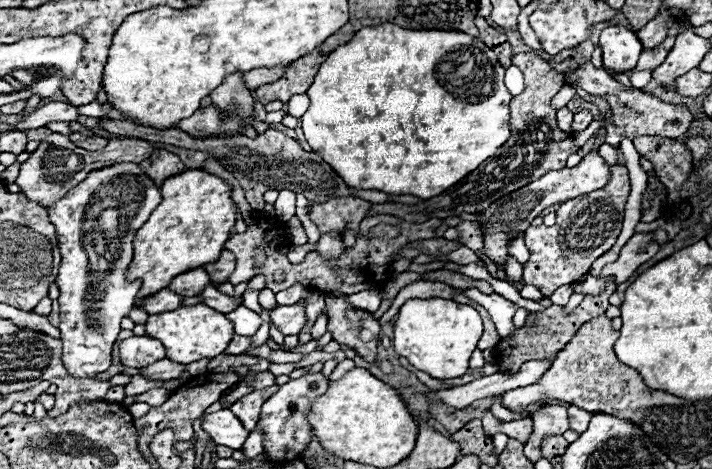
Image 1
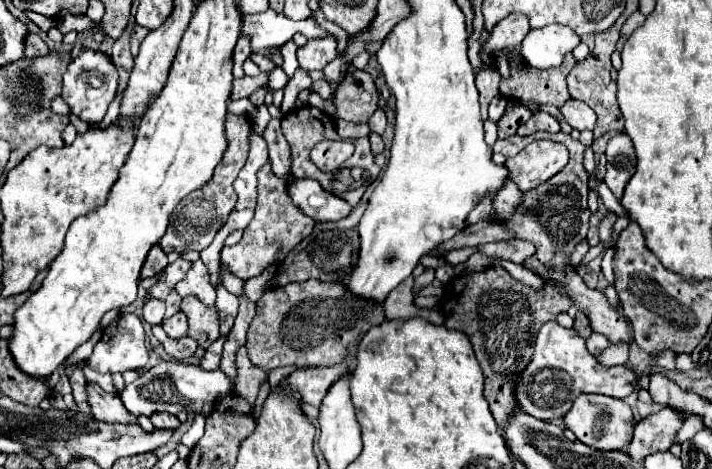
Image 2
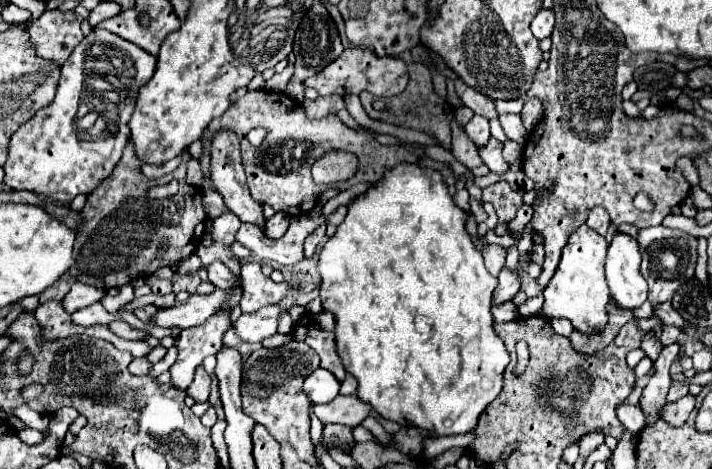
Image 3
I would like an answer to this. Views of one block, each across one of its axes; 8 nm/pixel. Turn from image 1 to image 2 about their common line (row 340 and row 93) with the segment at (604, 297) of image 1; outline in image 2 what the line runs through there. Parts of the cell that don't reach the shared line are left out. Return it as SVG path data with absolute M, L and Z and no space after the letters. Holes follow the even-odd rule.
M566 54L564 62L556 68L536 70L532 66L520 70L510 66L510 78L500 80L500 94L508 100L528 104L552 104L560 108L570 94L566 90L566 76L574 68L576 60L572 54Z

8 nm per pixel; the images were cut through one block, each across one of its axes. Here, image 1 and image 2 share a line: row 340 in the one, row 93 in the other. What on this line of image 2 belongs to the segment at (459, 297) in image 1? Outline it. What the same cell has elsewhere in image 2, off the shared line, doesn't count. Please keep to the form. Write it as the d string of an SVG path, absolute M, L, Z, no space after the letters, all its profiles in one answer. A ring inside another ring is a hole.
M482 68L480 74L476 74L476 88L480 92L480 106L482 106L484 118L486 118L486 110L488 110L490 100L494 96L498 96L498 82L500 82L500 74L496 70Z

